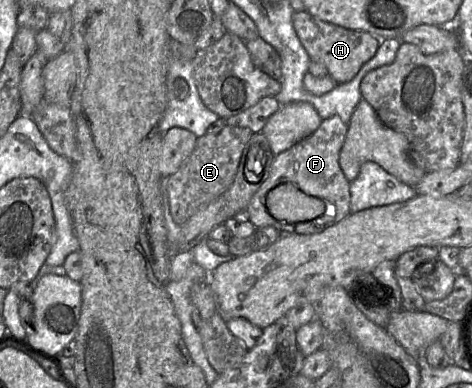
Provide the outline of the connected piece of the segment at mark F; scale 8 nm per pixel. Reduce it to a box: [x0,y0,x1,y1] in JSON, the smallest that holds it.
[246,116,351,234]

